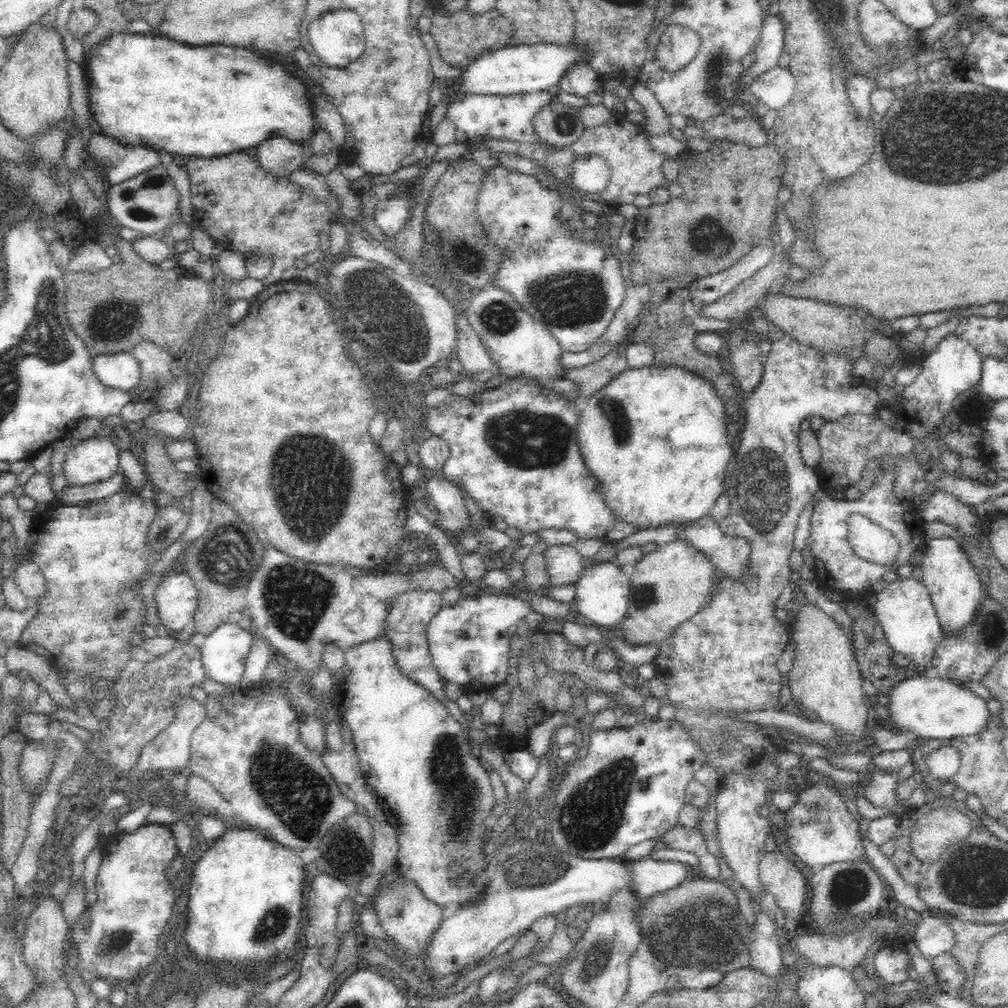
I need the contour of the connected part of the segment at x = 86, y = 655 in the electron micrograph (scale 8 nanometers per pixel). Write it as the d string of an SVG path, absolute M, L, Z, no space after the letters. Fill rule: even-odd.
M120 490L105 498L80 502L78 505L54 506L54 508L47 508L41 513L35 513L30 540L24 548L31 561L34 562L43 573L46 581L47 593L40 602L36 602L39 606L39 611L24 628L18 646L20 648L29 648L45 656L53 663L71 698L86 698L86 696L90 696L90 687L88 687L88 683L82 679L82 676L116 676L120 670L125 670L127 662L131 658L131 653L129 652L130 648L133 645L141 647L143 645L145 637L141 631L141 625L145 621L145 605L143 604L142 596L139 594L139 587L144 583L144 579L141 578L142 574L155 562L155 559L148 555L148 551L146 551L148 547L146 547L144 540L146 540L148 528L150 523L154 520L157 509L153 500L142 498L142 496L138 495L130 495L126 490Z

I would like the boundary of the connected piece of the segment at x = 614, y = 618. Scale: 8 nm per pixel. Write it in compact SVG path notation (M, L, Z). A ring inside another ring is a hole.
M613 557L606 561L586 567L575 582L575 600L579 612L597 626L606 626L614 630L616 624L626 616L628 594L630 594L630 576L624 574L621 566Z

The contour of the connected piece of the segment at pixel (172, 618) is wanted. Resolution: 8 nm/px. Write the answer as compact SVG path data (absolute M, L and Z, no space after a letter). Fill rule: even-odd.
M179 570L170 571L156 587L154 596L163 631L182 631L191 626L192 622L189 619L196 608L196 587L188 575Z

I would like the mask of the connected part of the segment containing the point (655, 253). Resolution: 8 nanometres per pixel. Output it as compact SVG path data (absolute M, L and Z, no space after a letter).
M723 142L721 146L710 147L708 151L700 152L693 155L693 161L687 166L684 161L681 162L681 171L679 172L679 179L677 182L683 187L683 194L679 197L672 197L668 202L650 205L649 207L640 207L637 217L632 220L634 223L633 228L633 248L635 248L633 263L631 264L631 277L637 282L644 282L648 284L650 280L664 280L675 278L678 279L677 274L684 274L684 272L695 272L698 278L708 276L708 274L720 272L726 268L730 268L736 260L740 260L741 256L748 254L750 249L758 242L758 238L765 238L772 232L772 225L774 225L775 211L777 208L777 194L782 190L781 178L783 176L784 164L783 157L780 155L778 145L764 142L763 146L748 147L740 143Z

